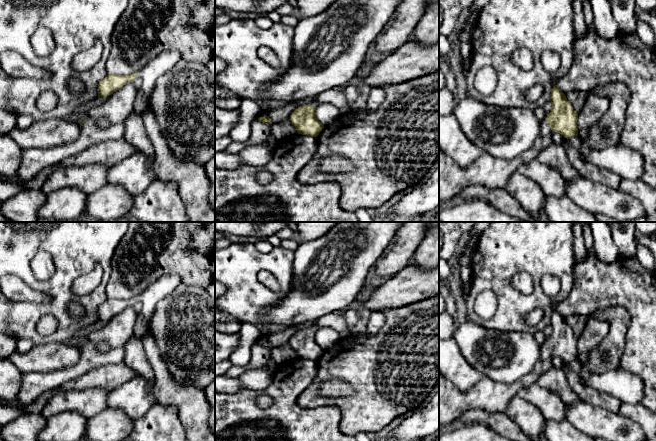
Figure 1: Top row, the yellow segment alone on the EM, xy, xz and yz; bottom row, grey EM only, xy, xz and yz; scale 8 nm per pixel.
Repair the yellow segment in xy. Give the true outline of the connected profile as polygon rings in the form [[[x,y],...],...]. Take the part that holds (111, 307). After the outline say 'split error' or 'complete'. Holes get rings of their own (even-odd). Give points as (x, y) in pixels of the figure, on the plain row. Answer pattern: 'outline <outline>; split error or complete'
outline [[[137,296],[131,299],[112,299],[108,298],[98,308],[98,321],[108,321],[125,308],[134,306],[137,303]]]; complete

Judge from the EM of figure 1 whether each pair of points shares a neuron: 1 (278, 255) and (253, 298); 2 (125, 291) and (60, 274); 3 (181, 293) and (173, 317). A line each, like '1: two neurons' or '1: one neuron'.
1: one neuron
2: two neurons
3: one neuron

